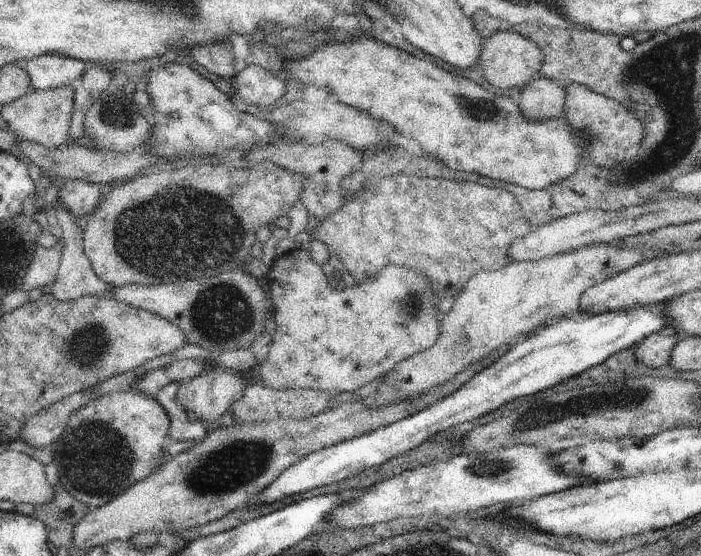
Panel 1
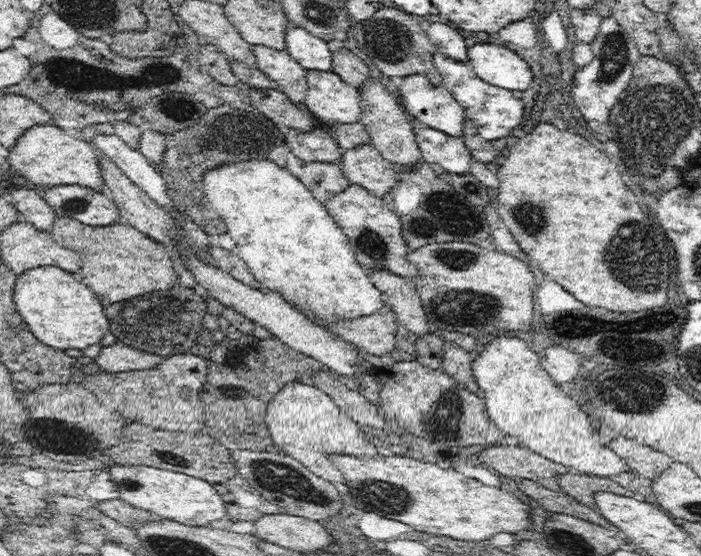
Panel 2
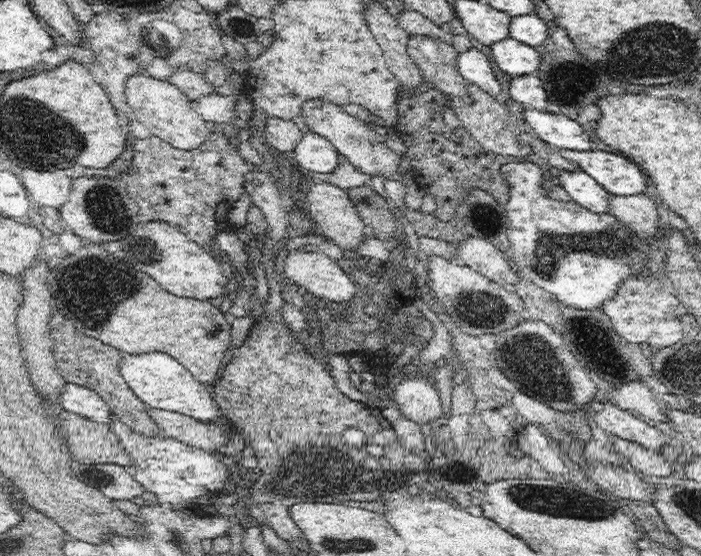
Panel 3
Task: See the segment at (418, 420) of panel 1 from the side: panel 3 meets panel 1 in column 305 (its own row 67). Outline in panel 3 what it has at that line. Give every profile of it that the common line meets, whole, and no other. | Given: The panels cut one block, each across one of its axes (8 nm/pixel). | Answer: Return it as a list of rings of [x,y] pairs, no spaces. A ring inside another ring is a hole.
[[[478,46],[468,48],[466,52],[460,52],[458,60],[456,60],[456,66],[458,66],[458,72],[462,74],[464,80],[468,80],[470,84],[480,86],[484,92],[498,98],[500,84],[498,84],[494,72],[490,68],[488,58],[478,50]]]

